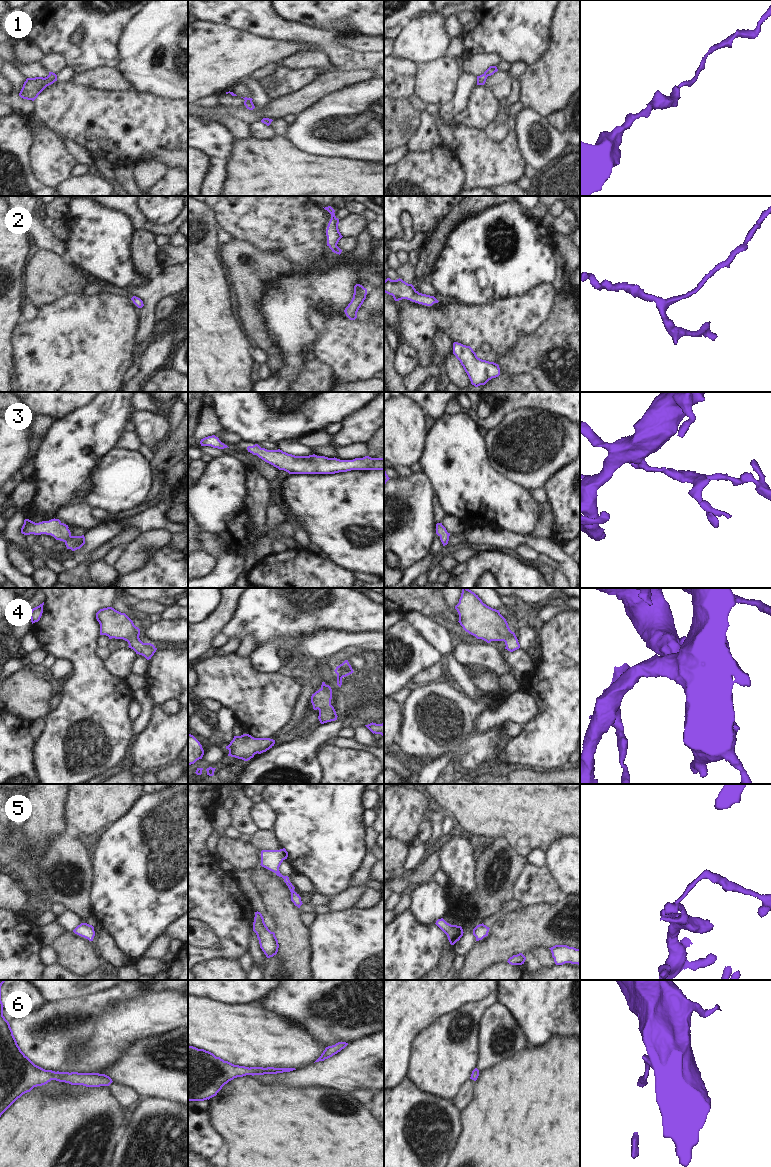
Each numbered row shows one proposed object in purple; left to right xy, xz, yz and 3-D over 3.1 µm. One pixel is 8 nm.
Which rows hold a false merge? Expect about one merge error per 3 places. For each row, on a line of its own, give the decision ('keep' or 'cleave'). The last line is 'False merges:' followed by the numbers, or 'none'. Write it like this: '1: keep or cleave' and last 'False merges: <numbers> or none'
1: keep
2: keep
3: keep
4: keep
5: keep
6: keep
False merges: none

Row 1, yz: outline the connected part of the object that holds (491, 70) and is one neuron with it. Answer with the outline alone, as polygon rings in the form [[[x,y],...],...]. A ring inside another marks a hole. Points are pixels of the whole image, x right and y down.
[[[490,66],[482,75],[477,76],[477,85],[484,85],[488,76],[493,75],[497,72],[496,66]]]

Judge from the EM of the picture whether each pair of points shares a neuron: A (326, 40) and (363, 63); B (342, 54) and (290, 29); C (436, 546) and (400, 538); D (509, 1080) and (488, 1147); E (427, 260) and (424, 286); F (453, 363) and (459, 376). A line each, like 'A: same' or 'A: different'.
A: same
B: same
C: different
D: same
E: different
F: same

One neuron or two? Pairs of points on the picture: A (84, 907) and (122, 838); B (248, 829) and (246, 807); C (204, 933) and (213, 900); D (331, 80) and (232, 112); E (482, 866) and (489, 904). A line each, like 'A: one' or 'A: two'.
A: two
B: one
C: two
D: one
E: one

